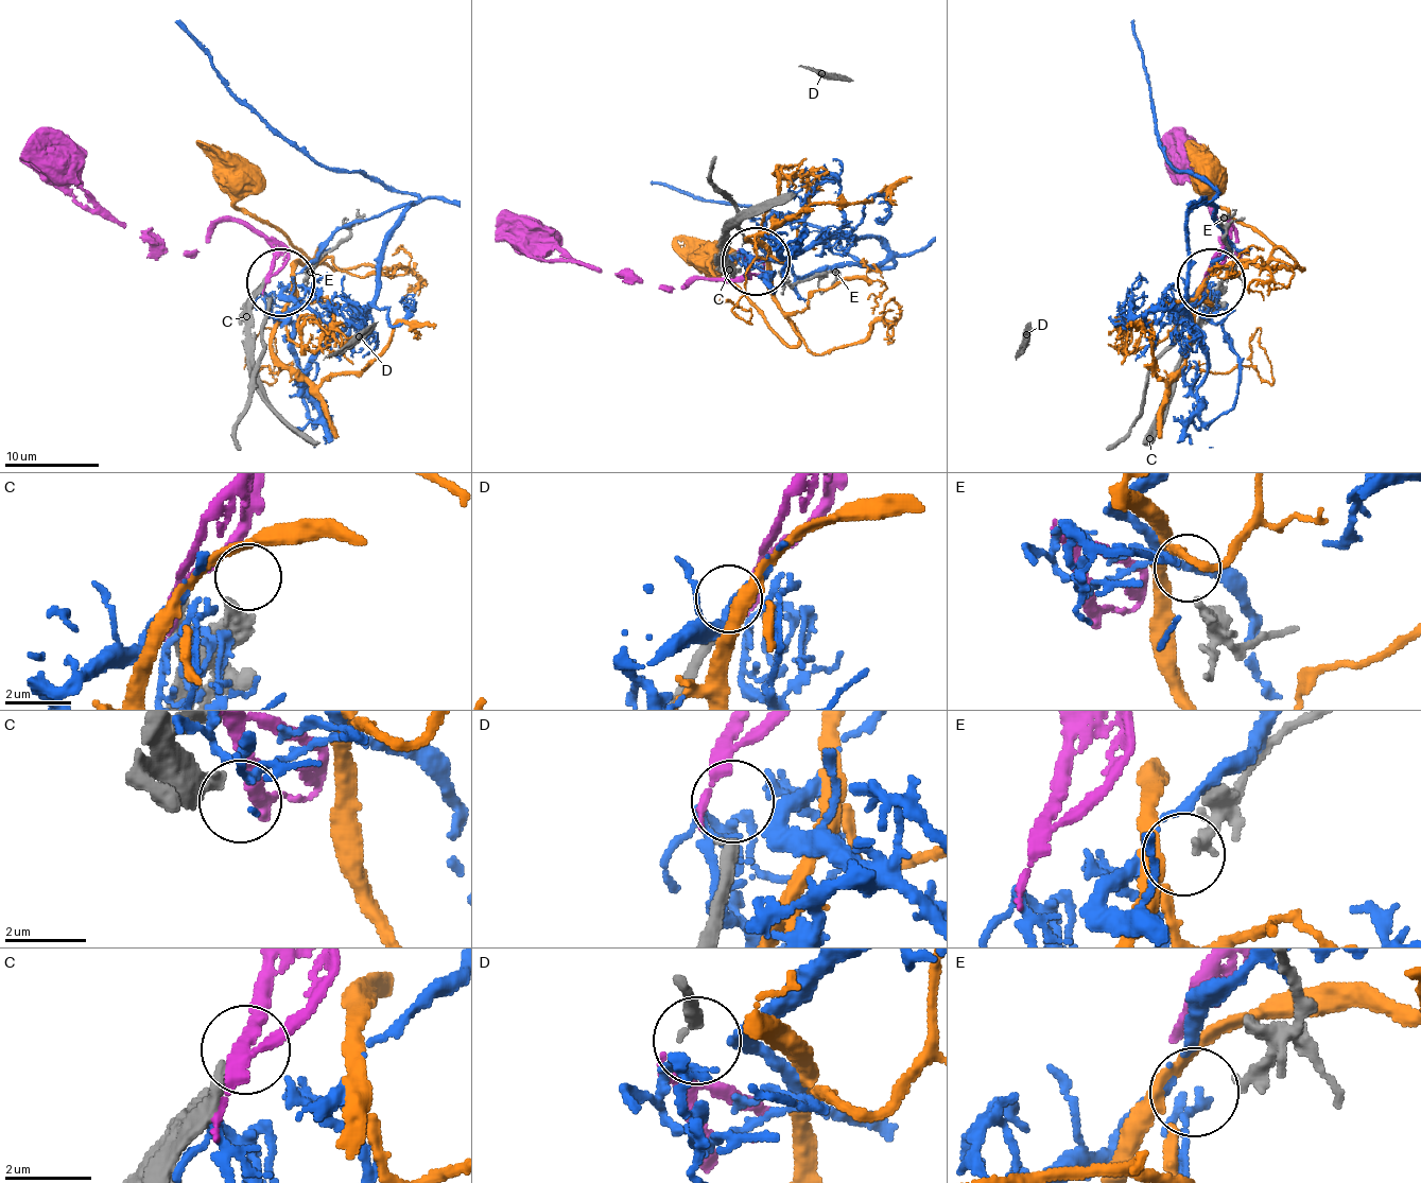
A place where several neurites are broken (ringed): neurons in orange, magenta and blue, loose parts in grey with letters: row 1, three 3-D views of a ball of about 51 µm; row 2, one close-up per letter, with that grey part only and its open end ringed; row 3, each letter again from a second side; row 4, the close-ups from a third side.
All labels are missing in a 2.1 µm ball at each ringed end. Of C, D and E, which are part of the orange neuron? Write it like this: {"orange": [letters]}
{"orange": ["E"]}

